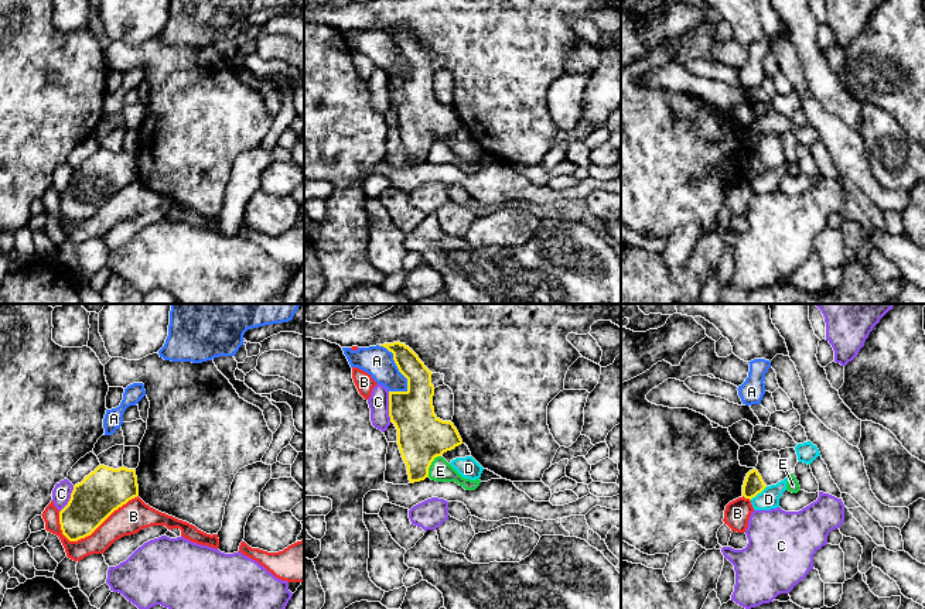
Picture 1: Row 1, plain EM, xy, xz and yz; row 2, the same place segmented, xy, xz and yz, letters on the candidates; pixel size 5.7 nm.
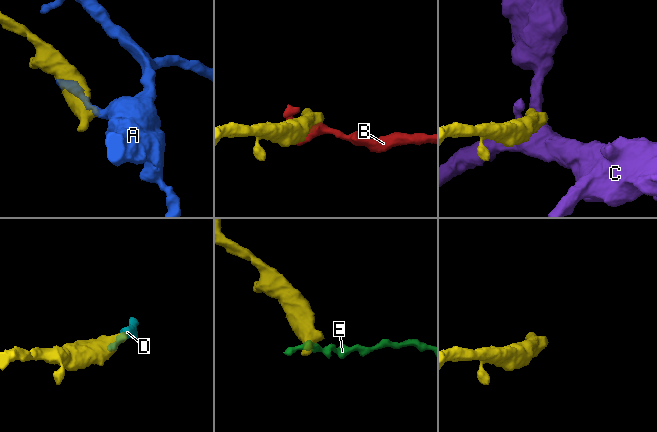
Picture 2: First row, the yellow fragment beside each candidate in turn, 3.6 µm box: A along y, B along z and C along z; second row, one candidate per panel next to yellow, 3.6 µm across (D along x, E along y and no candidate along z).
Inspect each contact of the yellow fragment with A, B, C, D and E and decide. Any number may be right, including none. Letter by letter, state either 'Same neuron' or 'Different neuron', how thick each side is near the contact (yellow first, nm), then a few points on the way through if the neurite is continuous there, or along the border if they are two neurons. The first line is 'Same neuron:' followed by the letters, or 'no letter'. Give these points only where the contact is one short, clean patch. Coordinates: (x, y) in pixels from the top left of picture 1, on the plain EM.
Same neuron: no letter
A: Different neuron. Thickness 190 nm (yellow) against 180 nm
B: Different neuron. Thickness 260 nm (yellow) against 170 nm
C: Different neuron. Thickness 280 nm (yellow) against 120 nm
D: Different neuron. Thickness 110 nm (yellow) against 120 nm. Boundary: yz (767, 170), (750, 182)
E: Different neuron. Thickness 280 nm (yellow) against 130 nm. Boundary: xz (440, 139), (432, 146), (427, 160)

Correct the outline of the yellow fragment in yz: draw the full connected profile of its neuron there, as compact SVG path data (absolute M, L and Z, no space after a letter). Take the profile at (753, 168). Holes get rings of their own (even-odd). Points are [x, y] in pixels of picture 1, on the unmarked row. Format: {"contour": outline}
{"contour": "M752 153L747 157L744 168L743 168L743 179L745 182L752 182L758 177L761 177L767 168L764 167L761 158L758 157L757 153Z"}

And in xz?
{"contour": "M405 27L379 28L393 37L399 55L407 62L406 75L389 75L389 100L397 113L397 129L410 167L429 161L431 146L462 127L451 105L434 97L431 55Z"}

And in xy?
{"contour": "M99 148L74 170L68 188L59 195L62 218L69 225L91 219L115 194L137 179L134 153Z"}

